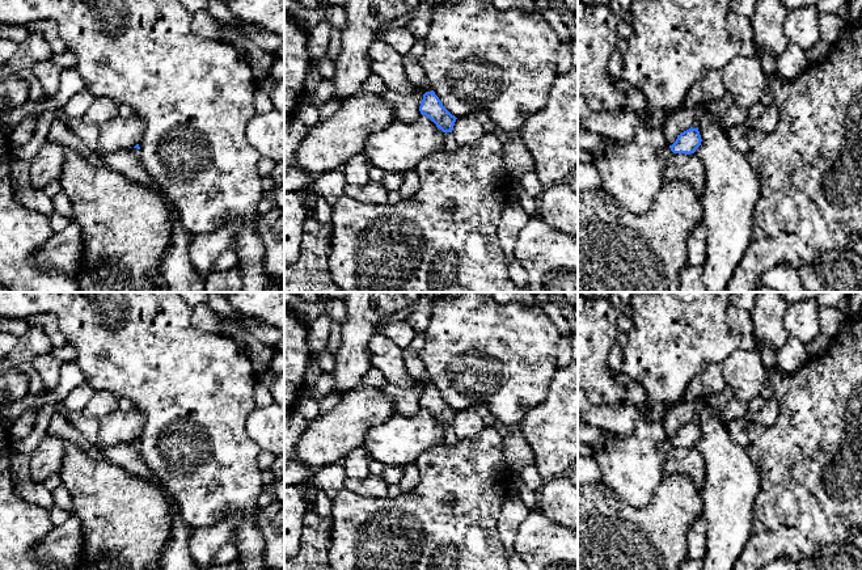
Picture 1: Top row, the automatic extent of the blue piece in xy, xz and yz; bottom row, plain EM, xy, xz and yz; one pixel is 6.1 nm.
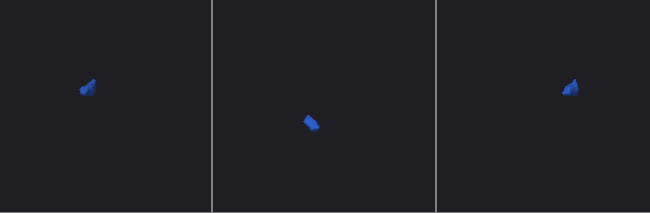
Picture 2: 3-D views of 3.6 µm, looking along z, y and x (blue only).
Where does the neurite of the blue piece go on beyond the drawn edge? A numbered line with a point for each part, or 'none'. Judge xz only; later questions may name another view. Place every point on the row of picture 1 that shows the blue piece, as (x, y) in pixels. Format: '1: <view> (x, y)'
1: xz (414, 71)

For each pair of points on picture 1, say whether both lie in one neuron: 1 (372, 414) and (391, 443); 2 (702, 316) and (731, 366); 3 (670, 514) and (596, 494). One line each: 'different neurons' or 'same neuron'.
1: different neurons
2: different neurons
3: same neuron

